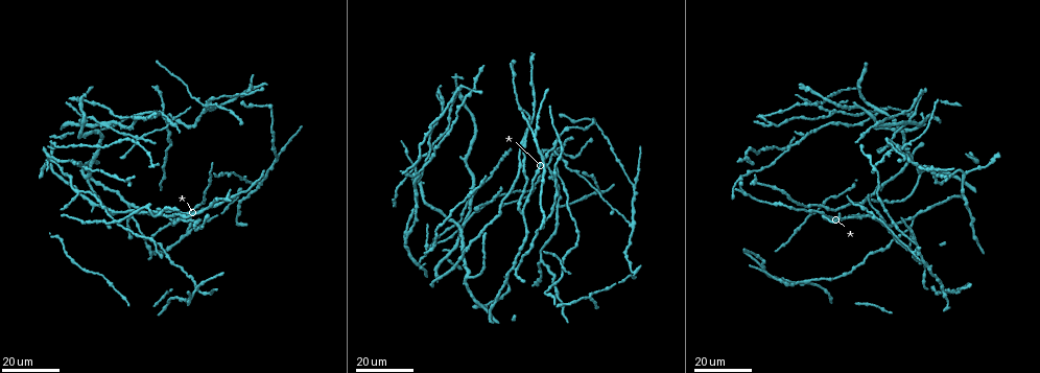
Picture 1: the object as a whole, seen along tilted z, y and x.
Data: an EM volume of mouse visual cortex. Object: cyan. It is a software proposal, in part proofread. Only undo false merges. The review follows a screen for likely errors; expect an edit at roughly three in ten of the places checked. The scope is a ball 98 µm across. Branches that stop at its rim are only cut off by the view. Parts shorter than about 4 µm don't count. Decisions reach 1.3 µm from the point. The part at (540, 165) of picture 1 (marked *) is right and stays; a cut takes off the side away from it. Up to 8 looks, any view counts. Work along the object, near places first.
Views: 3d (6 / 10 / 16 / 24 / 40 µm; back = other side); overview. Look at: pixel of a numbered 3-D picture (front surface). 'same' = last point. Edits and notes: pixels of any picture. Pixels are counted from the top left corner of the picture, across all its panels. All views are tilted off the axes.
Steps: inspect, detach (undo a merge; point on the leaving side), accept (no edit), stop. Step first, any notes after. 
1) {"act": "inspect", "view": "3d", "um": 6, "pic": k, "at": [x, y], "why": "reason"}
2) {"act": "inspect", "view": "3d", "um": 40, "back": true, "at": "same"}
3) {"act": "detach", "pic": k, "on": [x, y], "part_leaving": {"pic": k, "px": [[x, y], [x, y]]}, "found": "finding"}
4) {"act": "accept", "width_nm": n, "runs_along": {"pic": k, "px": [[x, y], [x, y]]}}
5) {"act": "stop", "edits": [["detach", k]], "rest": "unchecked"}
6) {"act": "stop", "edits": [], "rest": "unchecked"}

{"act": "inspect", "view": "3d", "um": 16, "pic": 1, "at": [114, 210], "why": "branch point"}

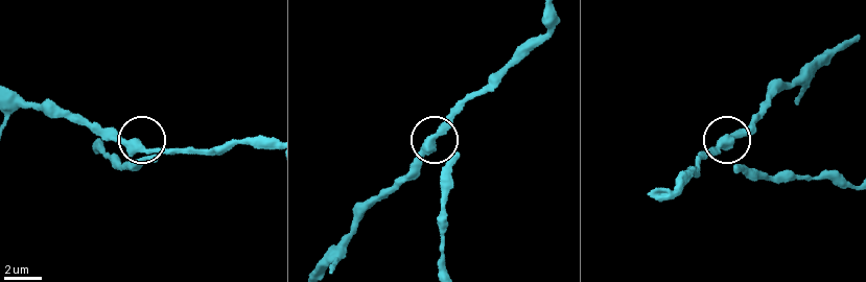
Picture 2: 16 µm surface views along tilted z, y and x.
{"act": "inspect", "view": "3d", "um": 6, "pic": 2, "at": [430, 150]}

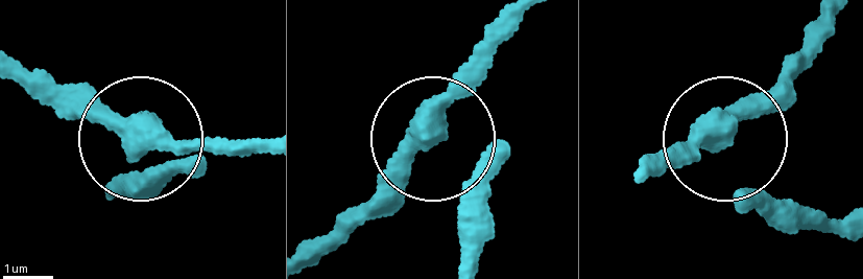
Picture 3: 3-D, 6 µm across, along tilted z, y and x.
{"act": "accept", "side_arm_um": 141, "runs_along": {"pic": 3, "px": [[516, 13], [420, 155], [349, 223]]}, "found": "all the same neuron"}

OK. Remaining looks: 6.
{"act": "inspect", "view": "3d", "um": 16, "pic": 1, "at": [94, 205]}

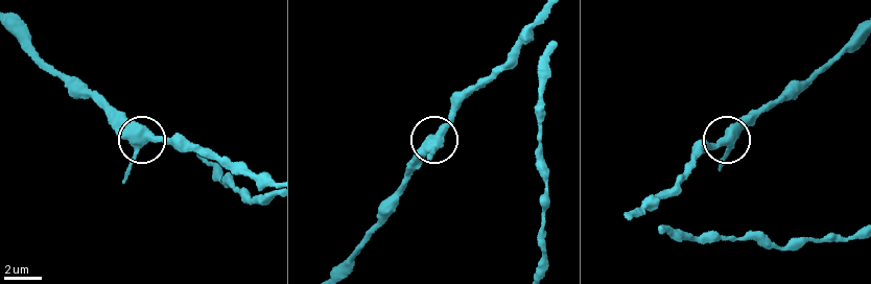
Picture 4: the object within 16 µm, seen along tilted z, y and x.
{"act": "inspect", "view": "3d", "um": 10, "pic": 4, "at": [134, 144]}

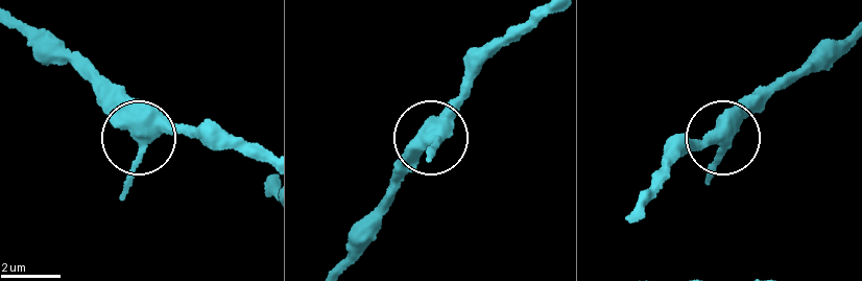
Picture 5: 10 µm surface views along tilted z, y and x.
{"act": "accept", "runs_along": {"pic": 5, "px": [[266, 160], [239, 144], [173, 127], [132, 132], [87, 80]]}, "found": "all the same neuron"}

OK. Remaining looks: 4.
{"act": "inspect", "view": "3d", "um": 24, "pic": 1, "at": [258, 184], "why": "a fork"}

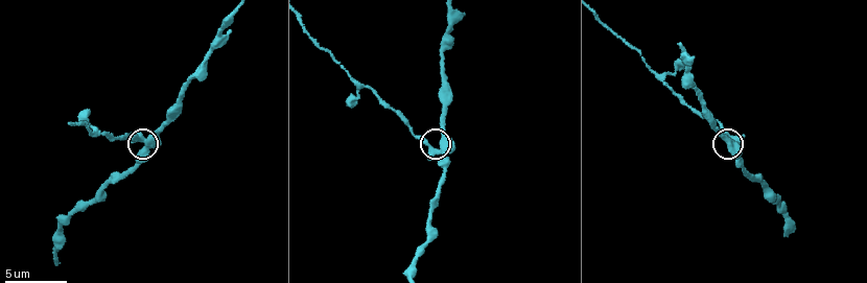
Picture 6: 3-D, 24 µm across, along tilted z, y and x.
{"act": "inspect", "view": "3d", "um": 10, "pic": 6, "at": [438, 150], "why": "zoom in"}

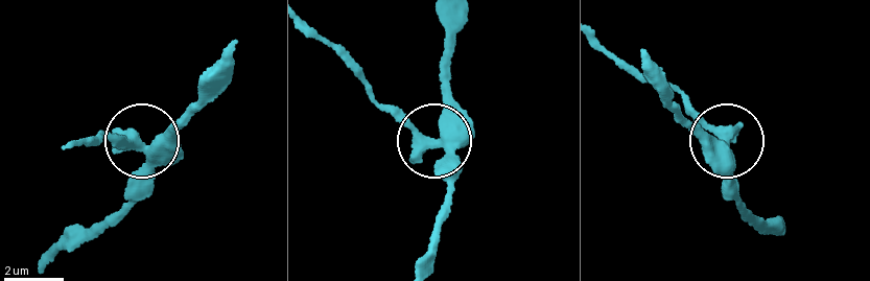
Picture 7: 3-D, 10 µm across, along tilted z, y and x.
{"act": "accept", "arms": 3, "runs_along": {"pic": 7, "px": [[233, 60], [205, 108], [168, 136], [139, 141], [139, 198]]}, "found": "all the same neuron"}

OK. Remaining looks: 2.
{"act": "inspect", "view": "3d", "um": 16, "pic": 1, "at": [136, 137], "why": "three-way junction"}

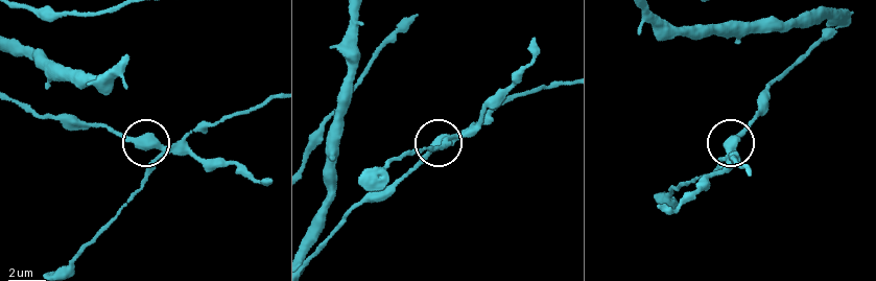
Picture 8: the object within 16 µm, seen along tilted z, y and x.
{"act": "inspect", "view": "3d", "um": 10, "pic": 8, "at": [161, 151]}

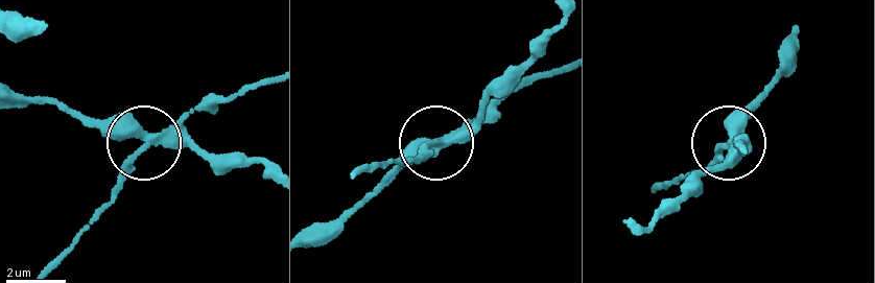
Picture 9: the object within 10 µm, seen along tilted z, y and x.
{"act": "detach", "pic": 9, "on": [197, 105], "part_leaving": {"pic": 9, "px": [[167, 135], [194, 113], [269, 81]]}, "found": "a second neuron is stuck on"}

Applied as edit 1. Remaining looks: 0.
{"act": "stop", "edits": [["detach", 9]], "rest": "unchecked"}

